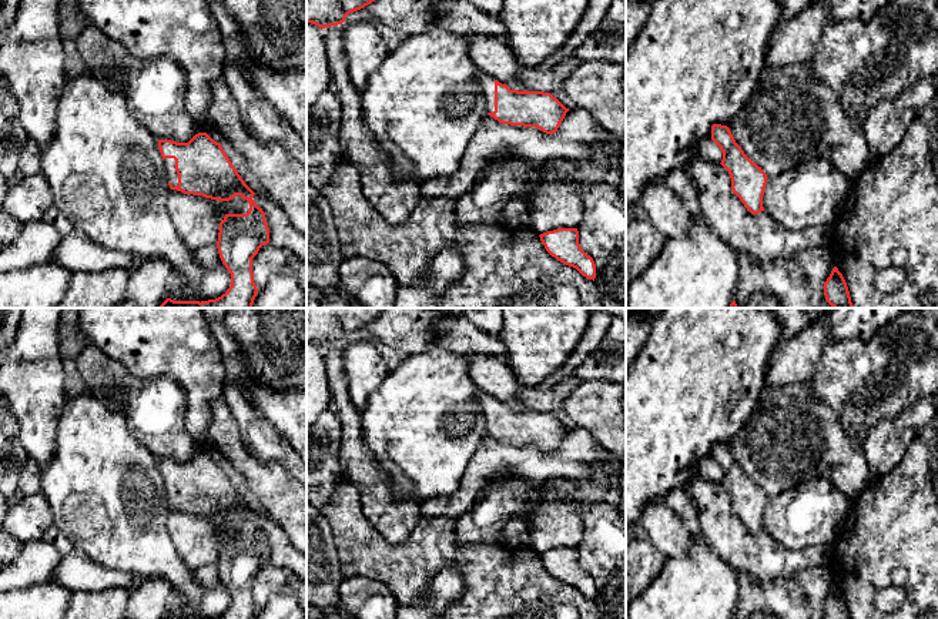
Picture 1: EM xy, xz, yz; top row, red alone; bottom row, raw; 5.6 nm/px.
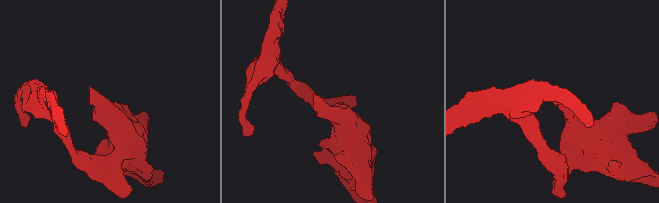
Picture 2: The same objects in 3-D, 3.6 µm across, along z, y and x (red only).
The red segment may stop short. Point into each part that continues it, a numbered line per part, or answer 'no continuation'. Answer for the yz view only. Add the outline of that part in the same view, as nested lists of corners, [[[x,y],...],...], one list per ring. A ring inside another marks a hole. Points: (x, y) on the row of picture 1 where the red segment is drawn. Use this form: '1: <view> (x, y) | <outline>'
no continuation

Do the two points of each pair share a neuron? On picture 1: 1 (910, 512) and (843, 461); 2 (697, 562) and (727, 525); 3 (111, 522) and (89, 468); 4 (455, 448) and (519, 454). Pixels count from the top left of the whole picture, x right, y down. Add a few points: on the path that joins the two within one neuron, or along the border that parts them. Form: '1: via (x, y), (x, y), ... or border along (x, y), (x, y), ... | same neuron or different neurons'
1: border along (870, 481), (853, 502) | different neurons
2: border along (699, 529), (709, 546), (734, 568) | different neurons
3: via (111, 509), (111, 502), (101, 481) | same neuron
4: border along (488, 434), (461, 479) | different neurons

